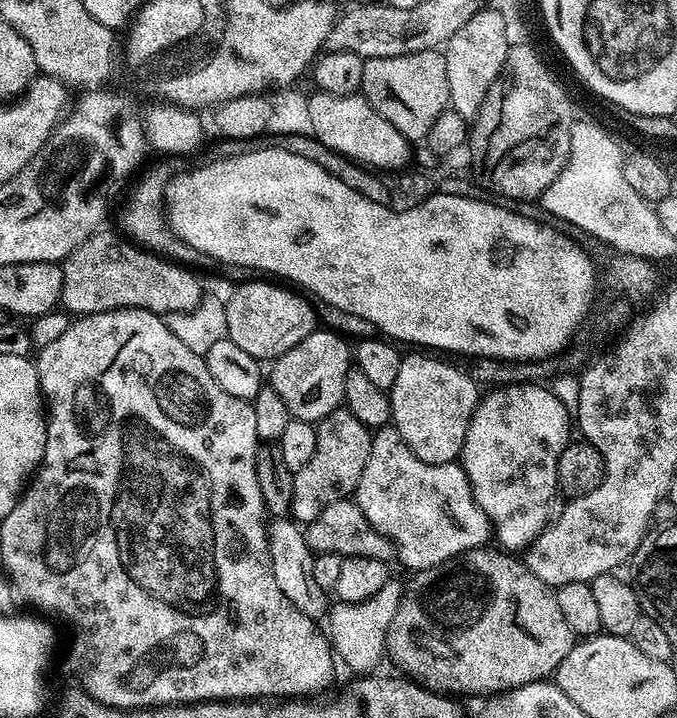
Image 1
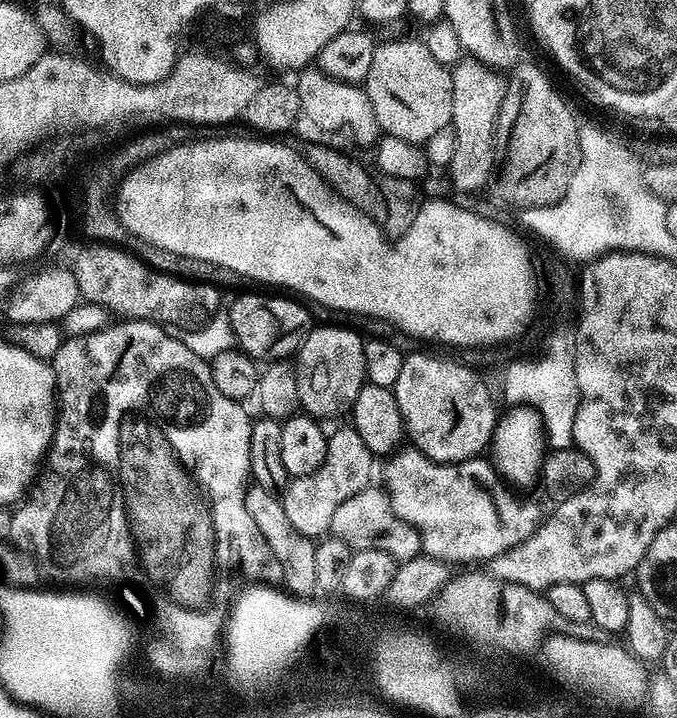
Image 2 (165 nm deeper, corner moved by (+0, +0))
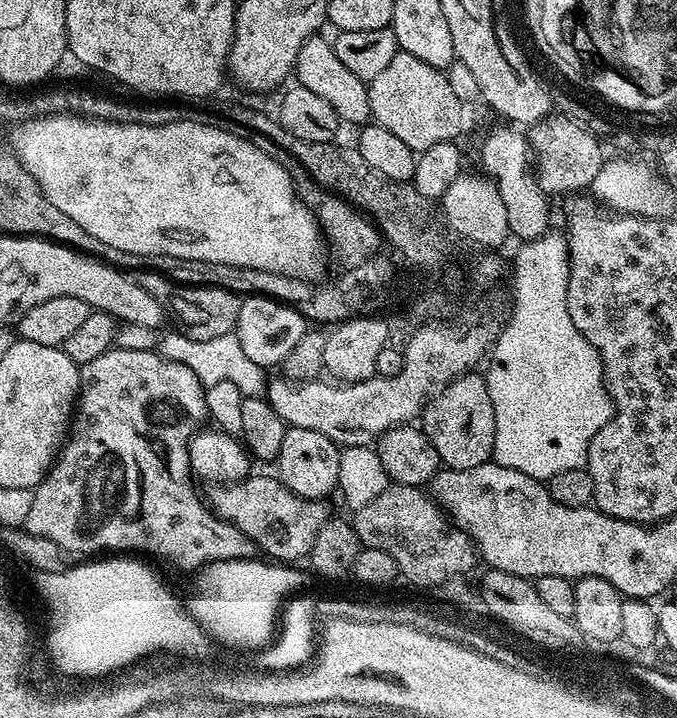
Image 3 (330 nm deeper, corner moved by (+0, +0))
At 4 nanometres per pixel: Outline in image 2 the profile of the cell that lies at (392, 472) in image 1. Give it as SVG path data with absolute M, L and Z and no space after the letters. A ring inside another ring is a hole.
M399 451L385 463L389 464L384 468L383 483L394 514L419 530L423 551L432 559L453 565L468 564L471 560L487 562L524 544L540 527L542 515L534 501L504 492L500 496L500 505L496 505L488 484L498 480L498 473L487 459L436 464L421 452L404 451Z

